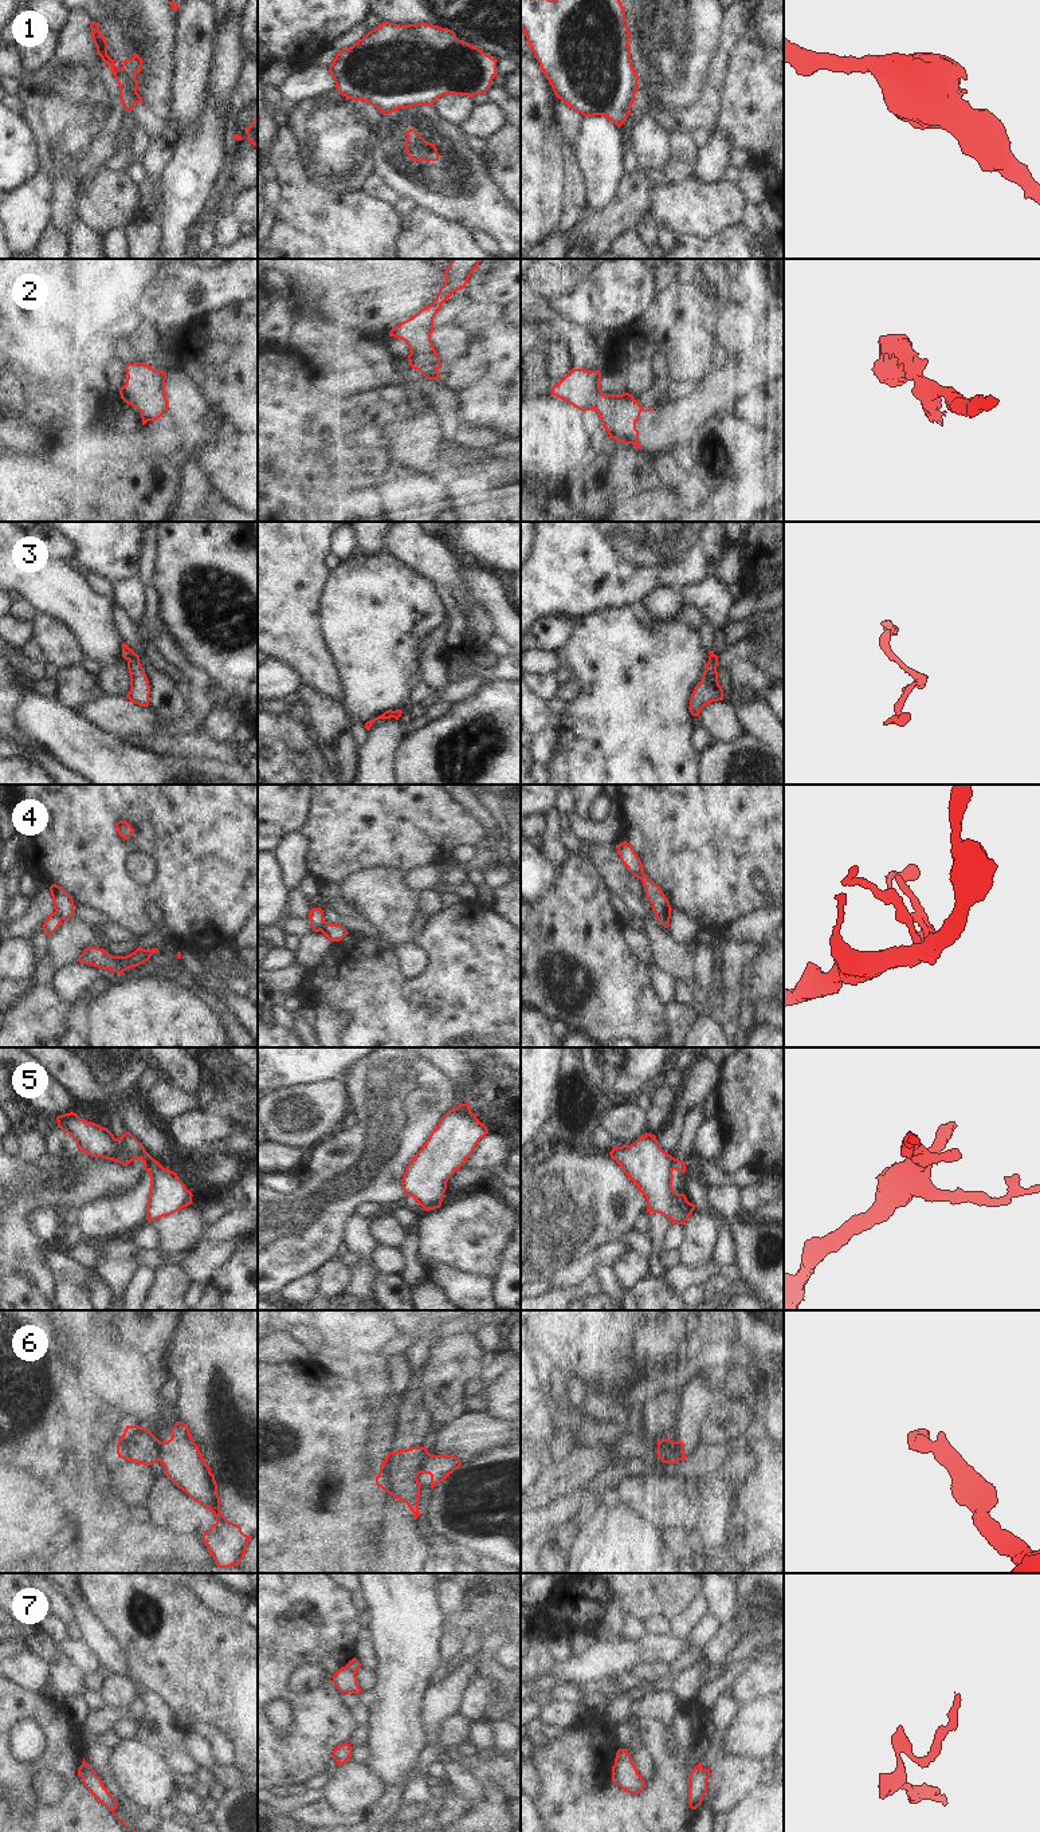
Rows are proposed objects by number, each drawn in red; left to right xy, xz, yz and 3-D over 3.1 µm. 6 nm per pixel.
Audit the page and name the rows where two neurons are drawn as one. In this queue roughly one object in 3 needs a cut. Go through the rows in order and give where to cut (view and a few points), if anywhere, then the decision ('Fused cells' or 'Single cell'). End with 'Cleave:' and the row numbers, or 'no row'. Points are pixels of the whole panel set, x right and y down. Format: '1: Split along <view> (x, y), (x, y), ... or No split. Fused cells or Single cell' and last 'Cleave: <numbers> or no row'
1: Split along xy (122, 67), (130, 77), (140, 71). Fused cells
2: No split. Single cell
3: No split. Single cell
4: Split along xz (325, 922), (320, 930). Fused cells
5: Split along yz (674, 1158), (672, 1170). Fused cells
6: Split along yz (674, 1442), (674, 1455), (668, 1462). Fused cells
7: Split along xz (345, 1666), (354, 1674). Fused cells
Cleave: 1, 4, 5, 6, 7.

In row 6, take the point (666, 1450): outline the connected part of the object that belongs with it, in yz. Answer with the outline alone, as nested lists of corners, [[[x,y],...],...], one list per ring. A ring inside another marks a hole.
[[[662,1439],[658,1442],[658,1458],[663,1462],[663,1463],[670,1463],[670,1459],[674,1456],[675,1454],[675,1448],[672,1446],[672,1440],[668,1439]]]

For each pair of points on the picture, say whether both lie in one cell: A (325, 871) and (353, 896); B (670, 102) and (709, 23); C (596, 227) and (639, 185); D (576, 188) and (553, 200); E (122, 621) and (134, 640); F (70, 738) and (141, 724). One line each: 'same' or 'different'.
A: different
B: same
C: same
D: different
E: same
F: different

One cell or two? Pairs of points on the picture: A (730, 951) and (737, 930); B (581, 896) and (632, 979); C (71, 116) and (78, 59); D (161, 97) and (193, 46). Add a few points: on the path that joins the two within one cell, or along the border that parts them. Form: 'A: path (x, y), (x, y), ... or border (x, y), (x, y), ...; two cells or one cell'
A: border (723, 943), (757, 943), (761, 946); two cells
B: path (584, 916), (592, 924), (592, 939), (612, 959); one cell
C: path (75, 102), (75, 73); one cell
D: border (172, 54), (171, 83), (165, 102); two cells

